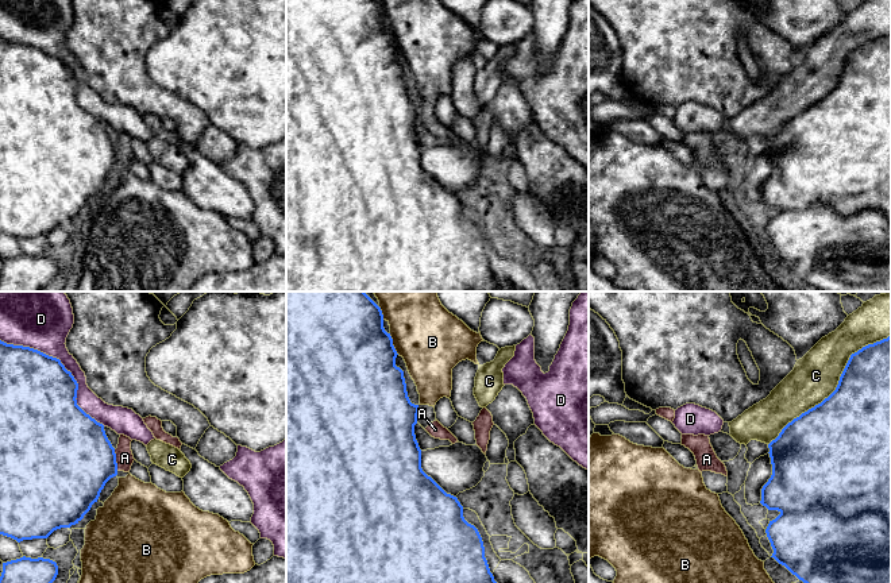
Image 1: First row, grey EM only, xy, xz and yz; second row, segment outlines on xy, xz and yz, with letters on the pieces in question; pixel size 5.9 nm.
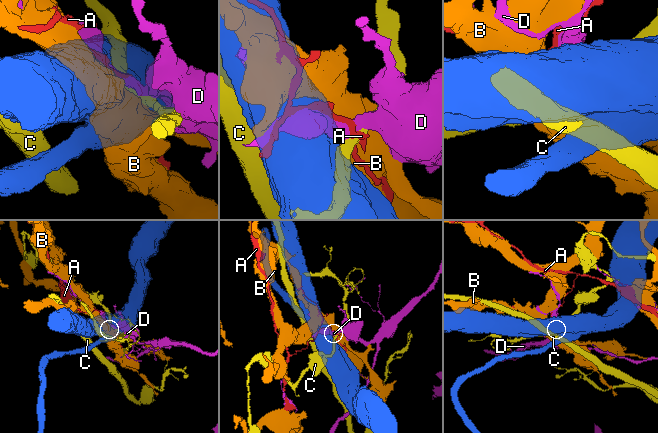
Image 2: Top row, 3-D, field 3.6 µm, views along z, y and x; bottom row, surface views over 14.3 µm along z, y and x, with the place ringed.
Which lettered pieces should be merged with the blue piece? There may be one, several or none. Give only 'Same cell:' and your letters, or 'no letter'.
Same cell: no letter

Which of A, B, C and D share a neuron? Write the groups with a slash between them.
A / B / C / D

